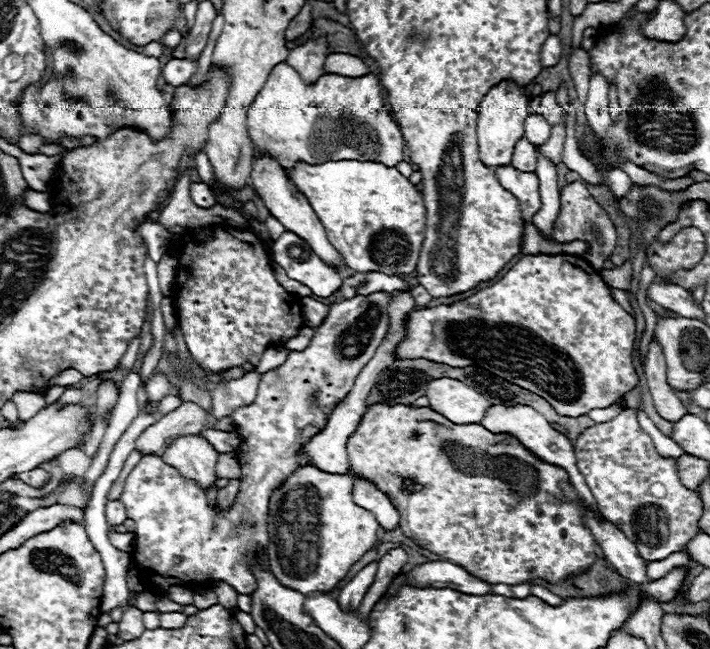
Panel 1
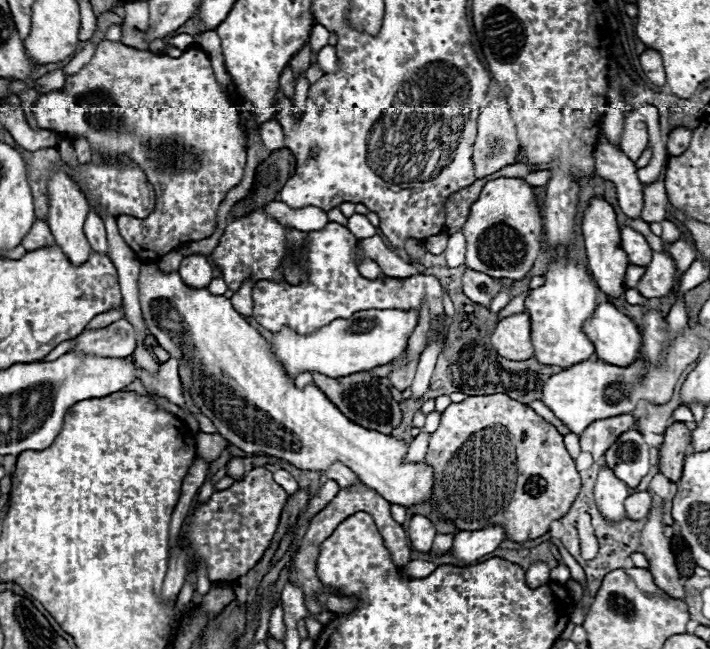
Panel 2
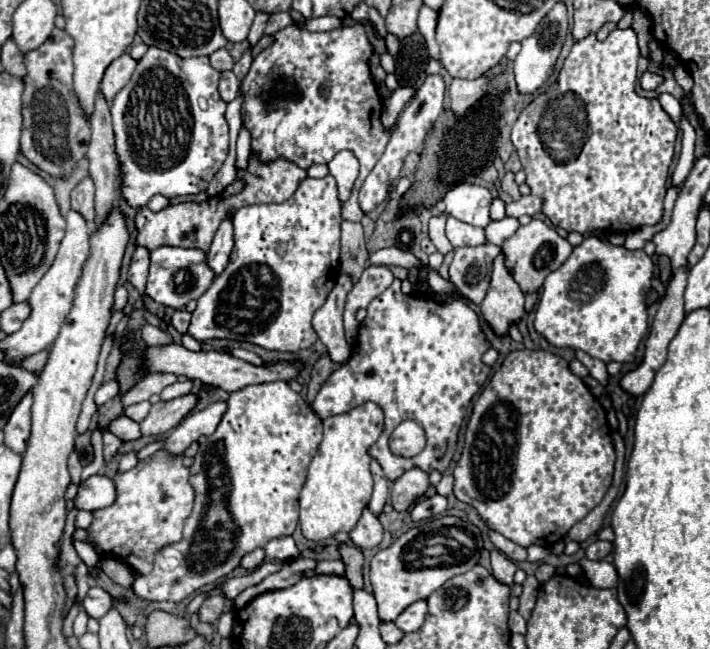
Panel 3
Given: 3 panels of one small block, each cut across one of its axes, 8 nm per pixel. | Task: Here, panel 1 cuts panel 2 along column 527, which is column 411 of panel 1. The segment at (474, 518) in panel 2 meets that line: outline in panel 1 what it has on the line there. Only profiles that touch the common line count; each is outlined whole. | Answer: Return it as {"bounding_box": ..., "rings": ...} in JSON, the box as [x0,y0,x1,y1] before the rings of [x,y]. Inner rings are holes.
{"bounding_box":[346,402,598,586],"rings":[[[378,402],[378,404],[368,406],[358,428],[352,432],[352,436],[346,442],[346,452],[348,452],[348,474],[372,482],[380,492],[384,492],[392,500],[394,508],[400,514],[400,530],[404,532],[406,538],[410,538],[414,544],[438,554],[442,560],[448,560],[452,564],[460,564],[462,568],[472,572],[472,576],[480,576],[480,580],[488,580],[490,584],[514,586],[514,584],[526,584],[526,582],[540,578],[540,580],[546,580],[550,584],[560,584],[564,580],[576,578],[582,572],[586,572],[594,564],[594,560],[598,558],[596,540],[594,540],[592,532],[582,522],[582,518],[584,518],[582,504],[576,502],[578,494],[576,494],[574,486],[570,484],[568,472],[560,466],[552,466],[544,460],[536,458],[534,452],[530,452],[512,434],[492,434],[480,424],[452,424],[446,416],[440,416],[432,408],[416,408],[416,406],[404,406],[404,404],[388,406],[384,402]]]}

